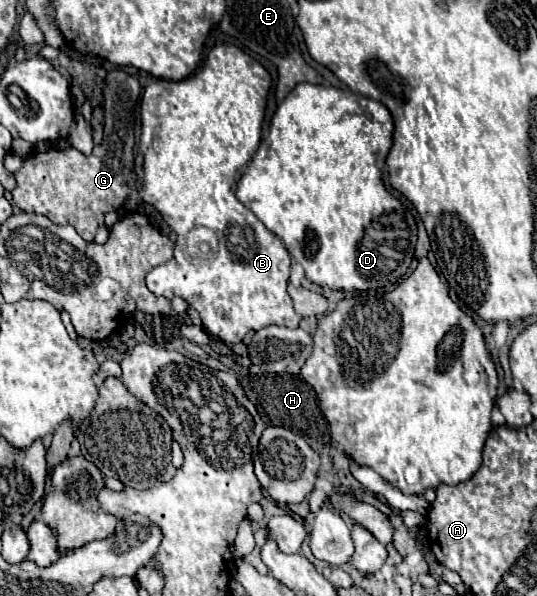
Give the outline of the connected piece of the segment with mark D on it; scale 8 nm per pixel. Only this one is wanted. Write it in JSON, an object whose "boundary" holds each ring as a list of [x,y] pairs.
{"boundary":[[[299,83],[277,107],[269,135],[245,165],[237,199],[277,235],[311,283],[339,291],[395,285],[409,269],[417,225],[381,181],[393,119],[375,99]]]}

